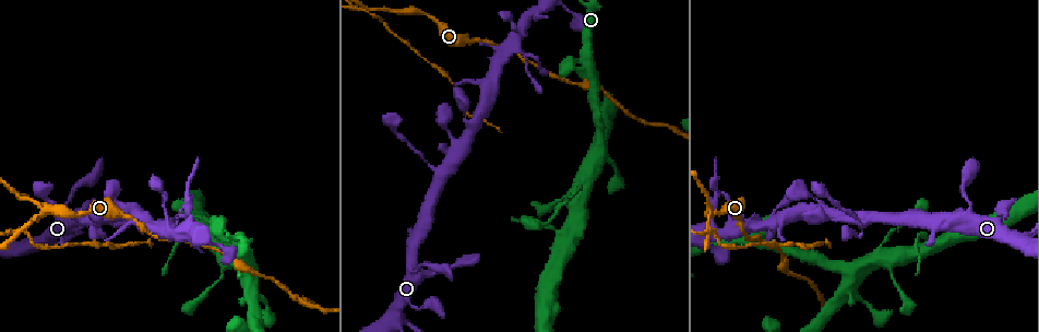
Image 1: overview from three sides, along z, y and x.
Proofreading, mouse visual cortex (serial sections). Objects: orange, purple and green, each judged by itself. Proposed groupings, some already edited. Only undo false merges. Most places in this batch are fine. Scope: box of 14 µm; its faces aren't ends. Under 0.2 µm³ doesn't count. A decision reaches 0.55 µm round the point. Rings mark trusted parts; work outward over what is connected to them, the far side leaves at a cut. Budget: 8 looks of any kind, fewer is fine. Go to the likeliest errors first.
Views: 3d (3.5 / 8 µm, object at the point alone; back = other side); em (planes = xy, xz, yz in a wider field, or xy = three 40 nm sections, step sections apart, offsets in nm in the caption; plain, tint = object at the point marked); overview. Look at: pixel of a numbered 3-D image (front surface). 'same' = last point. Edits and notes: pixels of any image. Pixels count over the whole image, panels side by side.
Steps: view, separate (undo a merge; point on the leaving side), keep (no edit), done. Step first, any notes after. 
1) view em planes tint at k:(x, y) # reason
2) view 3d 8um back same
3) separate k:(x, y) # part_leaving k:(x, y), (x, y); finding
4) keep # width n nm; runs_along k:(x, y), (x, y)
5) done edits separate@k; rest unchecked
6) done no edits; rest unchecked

view 3d 8um at 1:(880, 250) # thin arm on a thick one

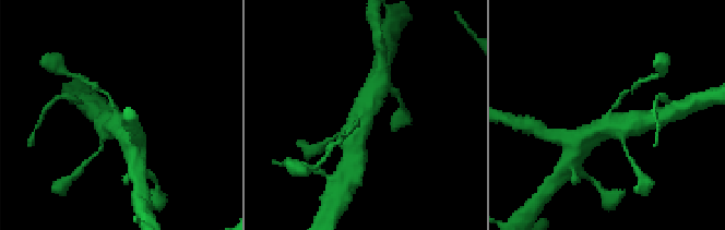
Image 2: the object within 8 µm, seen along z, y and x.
view em xy step 5 tint at 2:(611, 117) # now the EM

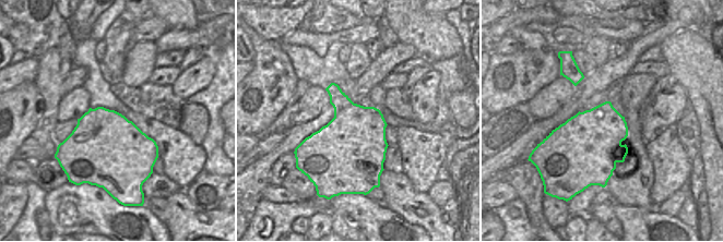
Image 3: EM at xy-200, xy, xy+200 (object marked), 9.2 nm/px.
keep # runs_along 2:(376, 92), (357, 125), (354, 144); continuous, no second cell

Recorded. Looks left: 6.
view 3d 8um at 1:(124, 216) # sudden change in width

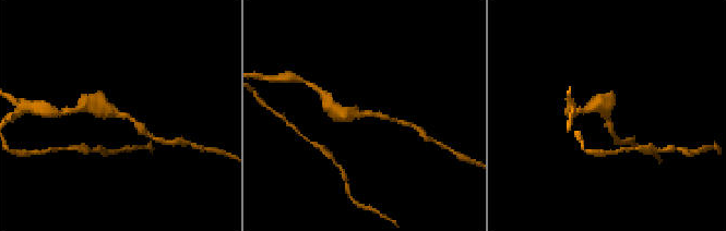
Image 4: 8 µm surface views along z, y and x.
view 3d 3.5um at 4:(361, 116) # closer look

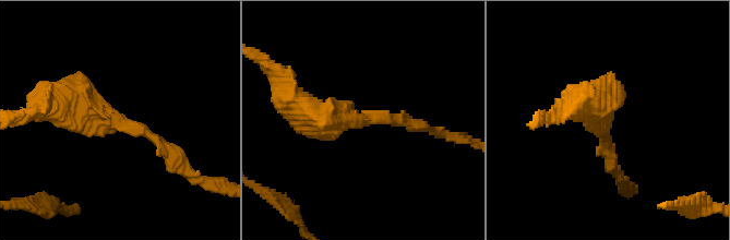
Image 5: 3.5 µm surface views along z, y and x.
view em xy step 1 tint at 5:(122, 123) # arm_widths 150, 400 nm

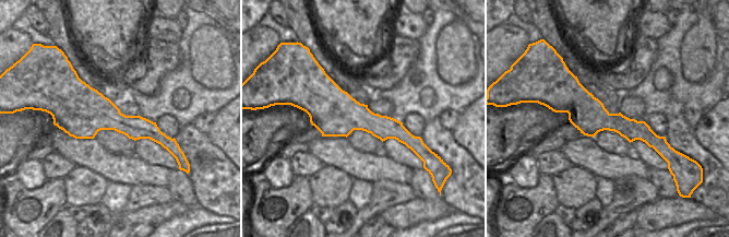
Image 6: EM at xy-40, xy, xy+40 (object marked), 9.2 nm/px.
keep # one cell here

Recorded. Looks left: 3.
view 3d 8um at 1:(256, 275) # thick turns thin

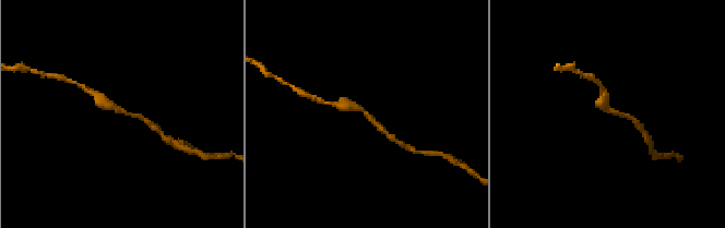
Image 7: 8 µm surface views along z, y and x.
view em xy step 5 tint at 7:(612, 109) # arm_widths 150, 250 nm; need the tissue

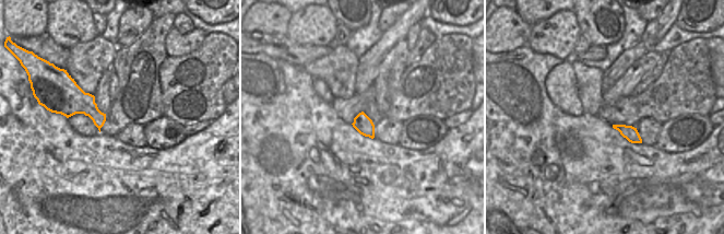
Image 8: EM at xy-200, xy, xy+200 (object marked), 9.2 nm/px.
keep # width 170 nm; runs_along 7:(341, 106), (360, 108), (388, 135); continuous, no second cell

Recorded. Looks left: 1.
done no edits; rest unchecked

